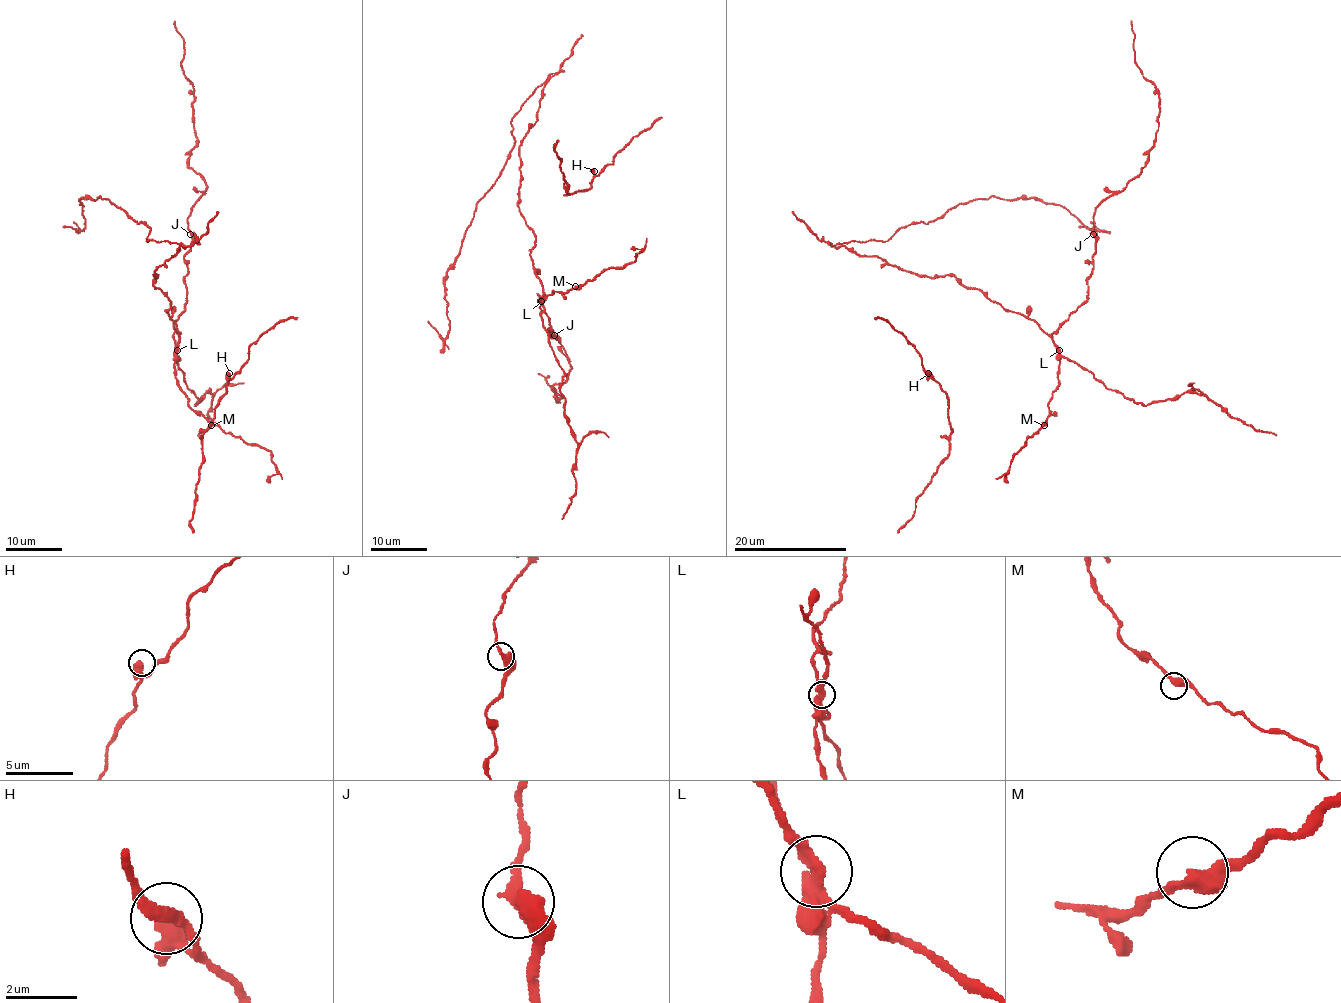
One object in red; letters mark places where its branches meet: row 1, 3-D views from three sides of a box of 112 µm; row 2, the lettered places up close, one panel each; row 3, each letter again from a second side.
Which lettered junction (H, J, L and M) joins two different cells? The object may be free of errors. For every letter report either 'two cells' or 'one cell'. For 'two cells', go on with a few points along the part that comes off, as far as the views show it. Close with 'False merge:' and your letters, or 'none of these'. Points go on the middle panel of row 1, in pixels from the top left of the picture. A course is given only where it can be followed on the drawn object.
H: one cell
J: one cell
L: two cells | (542, 302), (518, 206), (519, 145), (542, 85), (511, 123), (509, 158), (447, 272), (447, 337), (428, 321)
M: one cell
False merge: L

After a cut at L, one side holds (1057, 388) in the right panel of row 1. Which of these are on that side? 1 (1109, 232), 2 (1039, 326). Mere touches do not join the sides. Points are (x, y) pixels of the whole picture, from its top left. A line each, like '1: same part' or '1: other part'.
1: other part
2: other part

